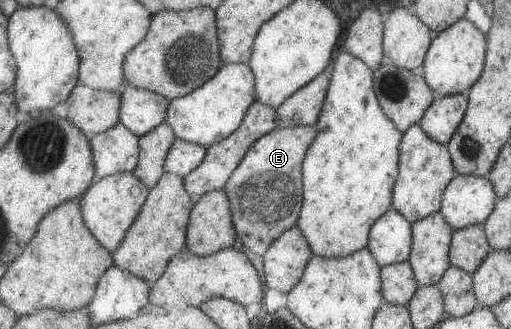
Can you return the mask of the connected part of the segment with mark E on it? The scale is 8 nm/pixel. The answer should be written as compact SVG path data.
M330 63L316 77L289 95L284 101L273 110L277 127L265 133L252 143L251 147L244 154L244 157L237 163L234 171L226 180L223 190L229 199L229 210L231 213L233 228L242 245L245 245L256 253L262 255L266 248L283 232L297 225L297 219L303 200L303 185L301 184L301 163L306 150L310 147L318 130L317 124L319 111L331 76Z

